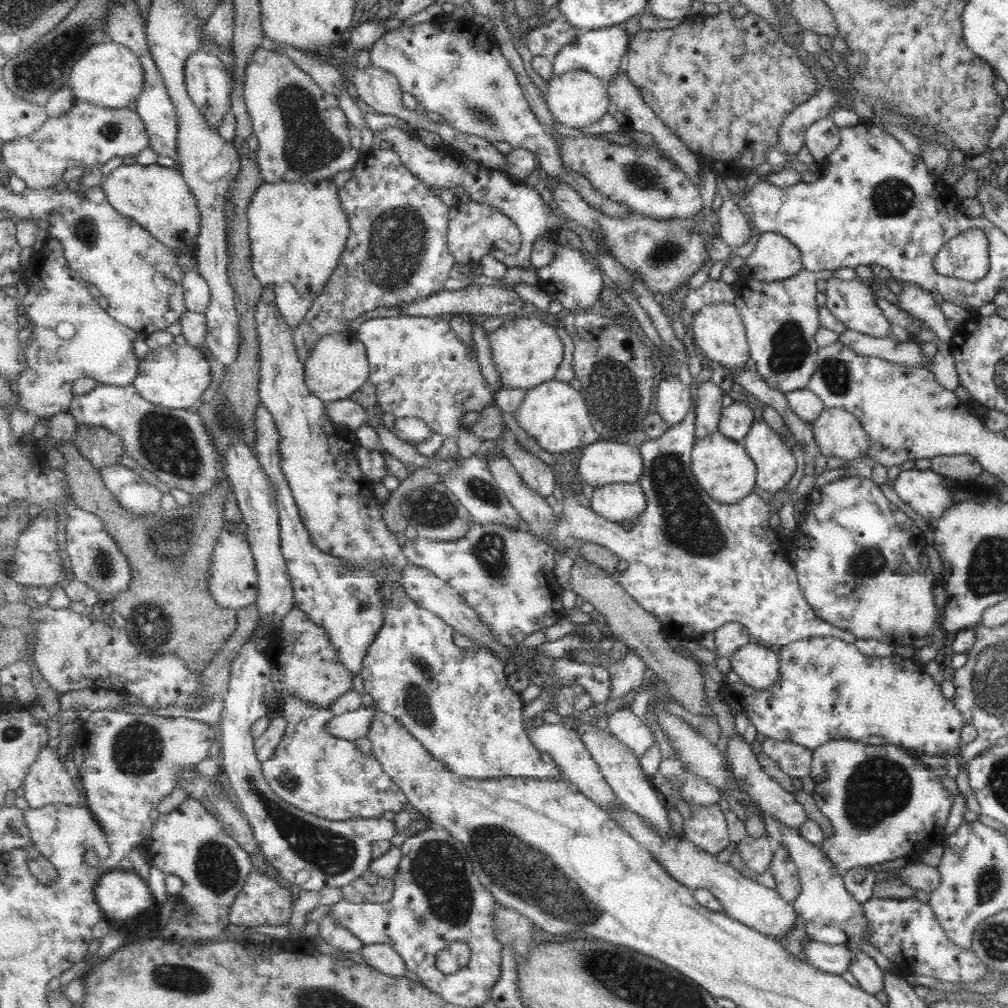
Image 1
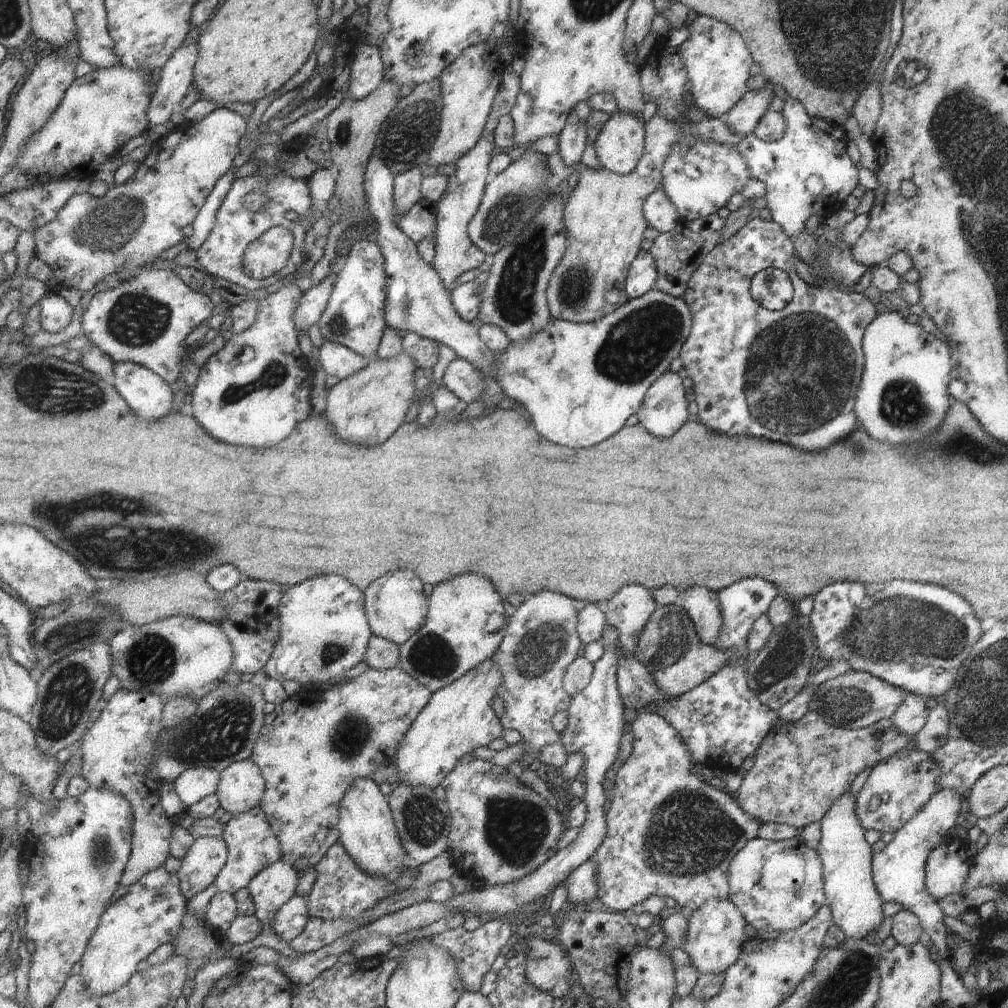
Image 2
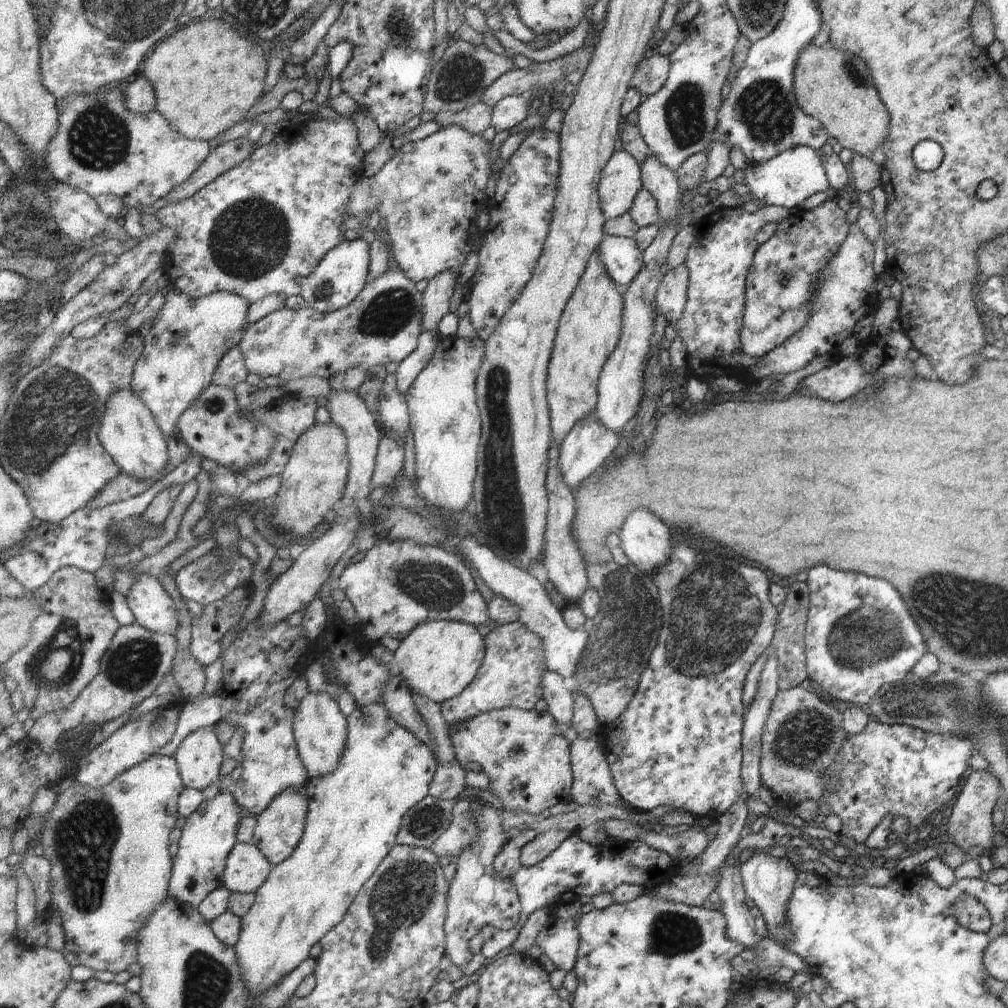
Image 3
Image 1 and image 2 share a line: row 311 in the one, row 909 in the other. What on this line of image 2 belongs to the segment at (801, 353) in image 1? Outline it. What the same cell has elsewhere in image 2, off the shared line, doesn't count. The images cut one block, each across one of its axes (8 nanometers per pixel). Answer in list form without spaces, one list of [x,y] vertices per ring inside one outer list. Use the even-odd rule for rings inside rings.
[[[799,835],[773,842],[755,837],[731,859],[727,871],[729,900],[743,920],[755,928],[757,936],[760,932],[787,932],[805,924],[824,904],[822,876],[817,852],[807,847]]]

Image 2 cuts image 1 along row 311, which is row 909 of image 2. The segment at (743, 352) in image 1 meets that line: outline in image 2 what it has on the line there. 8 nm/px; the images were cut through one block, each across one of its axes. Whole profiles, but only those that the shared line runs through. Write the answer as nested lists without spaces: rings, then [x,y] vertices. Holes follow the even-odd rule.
[[[707,900],[701,908],[694,909],[689,918],[689,936],[685,952],[691,956],[691,964],[701,974],[723,974],[738,960],[742,944],[746,942],[743,933],[746,924],[735,905],[729,900]]]

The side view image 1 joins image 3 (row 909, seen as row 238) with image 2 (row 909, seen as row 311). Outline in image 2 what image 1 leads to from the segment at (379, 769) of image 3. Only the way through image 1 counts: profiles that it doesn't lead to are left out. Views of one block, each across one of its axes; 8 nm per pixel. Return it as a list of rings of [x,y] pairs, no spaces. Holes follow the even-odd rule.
[[[295,896],[279,910],[273,930],[283,941],[295,940],[299,934],[303,934],[311,918],[309,897]]]

